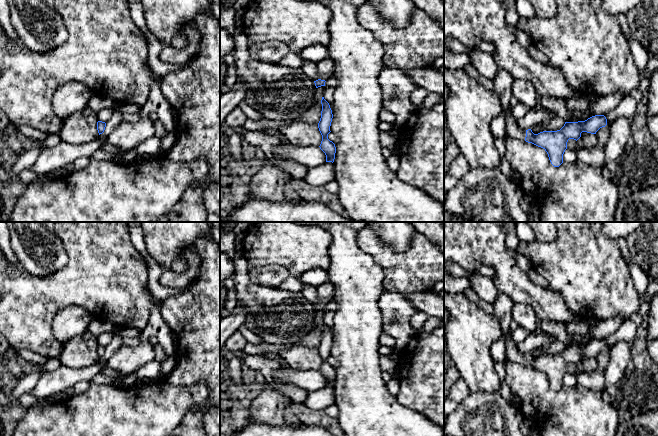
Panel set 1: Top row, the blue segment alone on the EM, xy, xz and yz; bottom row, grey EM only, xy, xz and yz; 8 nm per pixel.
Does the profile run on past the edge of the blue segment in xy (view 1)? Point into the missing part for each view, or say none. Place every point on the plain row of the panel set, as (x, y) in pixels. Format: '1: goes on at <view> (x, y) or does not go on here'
1: does not go on here

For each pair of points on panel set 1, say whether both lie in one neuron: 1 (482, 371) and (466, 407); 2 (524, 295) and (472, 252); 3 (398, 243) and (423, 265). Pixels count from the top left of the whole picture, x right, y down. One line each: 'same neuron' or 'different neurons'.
1: different neurons
2: same neuron
3: different neurons

